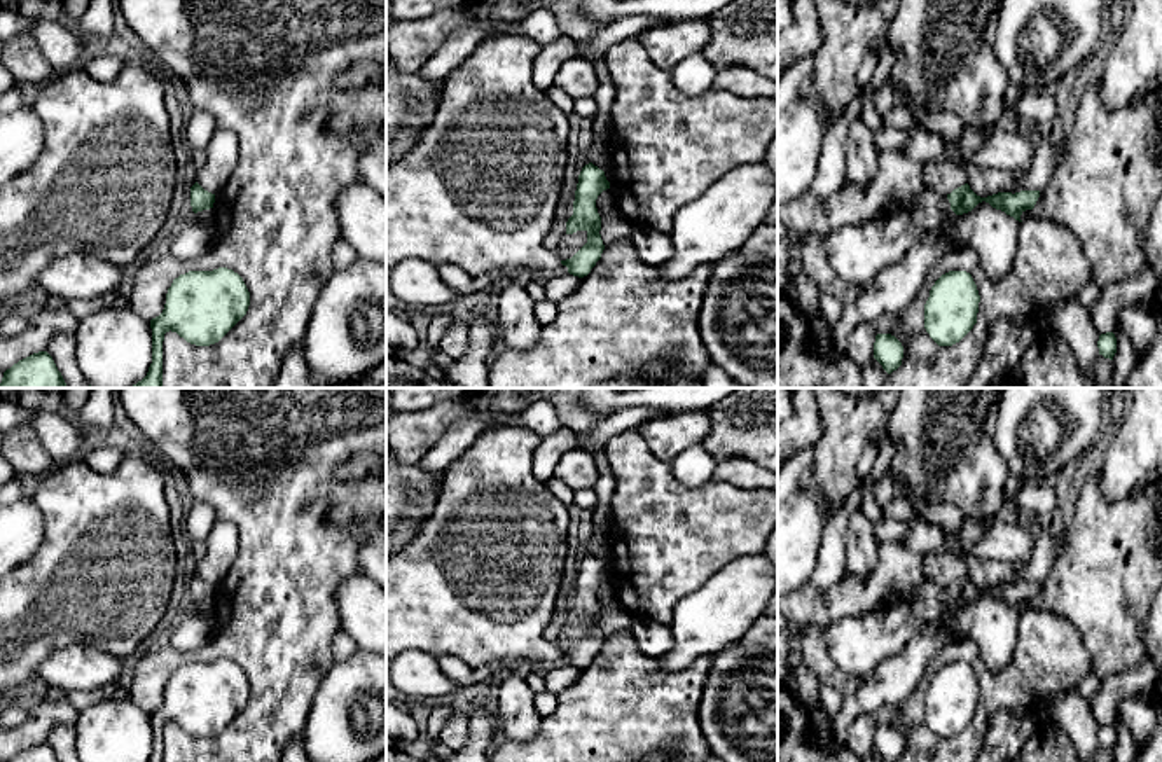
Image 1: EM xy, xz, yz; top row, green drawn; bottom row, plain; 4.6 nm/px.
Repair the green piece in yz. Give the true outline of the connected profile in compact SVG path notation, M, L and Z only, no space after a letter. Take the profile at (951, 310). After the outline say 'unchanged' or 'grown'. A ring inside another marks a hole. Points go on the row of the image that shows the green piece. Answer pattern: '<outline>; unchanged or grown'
M949 271L930 290L924 329L938 346L959 343L977 323L980 295L970 273Z; unchanged

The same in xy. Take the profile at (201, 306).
M232 269L189 271L175 278L168 288L163 313L150 320L152 364L149 372L129 388L163 388L163 341L166 332L176 332L196 346L210 346L218 343L246 315L248 306L250 292L243 278Z; unchanged

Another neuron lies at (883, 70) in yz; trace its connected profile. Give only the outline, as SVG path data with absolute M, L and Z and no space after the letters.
M889 47L882 49L874 77L865 86L868 94L874 94L882 86L889 86L889 75L895 61L896 61L895 52Z

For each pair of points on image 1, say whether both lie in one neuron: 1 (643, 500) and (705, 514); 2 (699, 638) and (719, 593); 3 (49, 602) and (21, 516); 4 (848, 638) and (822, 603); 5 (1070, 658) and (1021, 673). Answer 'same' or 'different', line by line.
1: same
2: same
3: different
4: different
5: same

